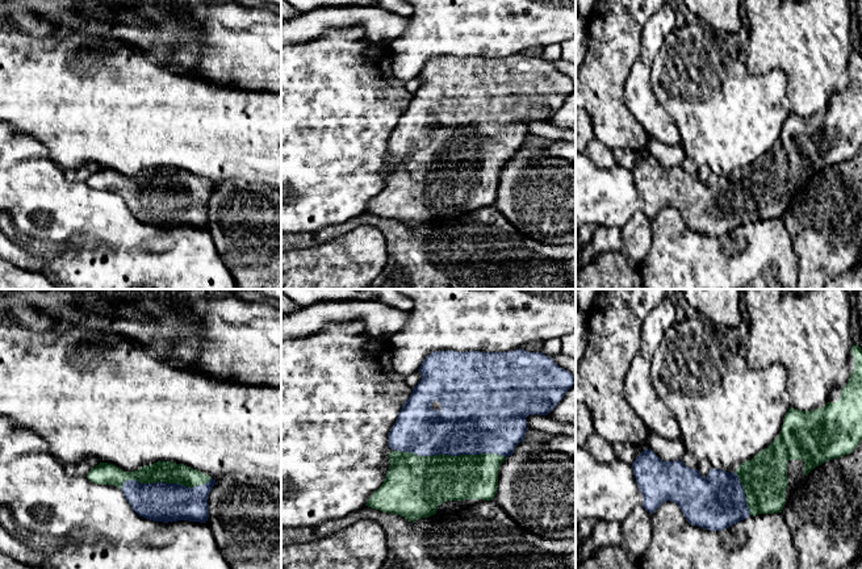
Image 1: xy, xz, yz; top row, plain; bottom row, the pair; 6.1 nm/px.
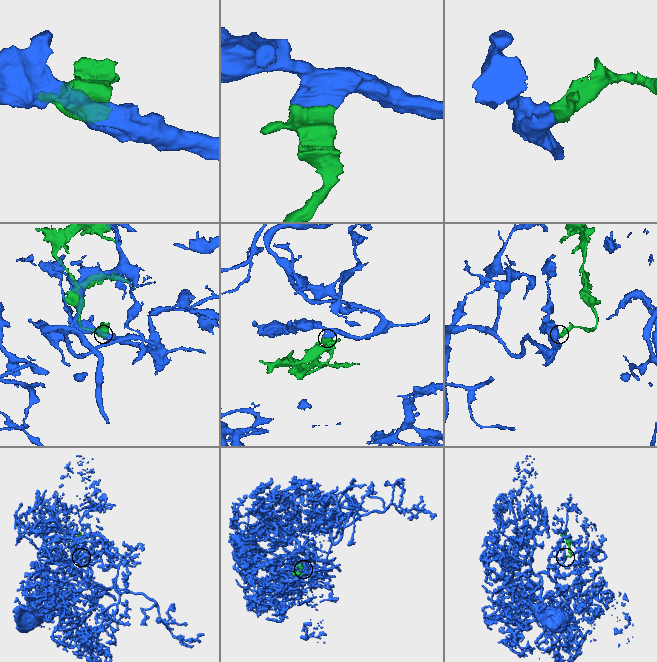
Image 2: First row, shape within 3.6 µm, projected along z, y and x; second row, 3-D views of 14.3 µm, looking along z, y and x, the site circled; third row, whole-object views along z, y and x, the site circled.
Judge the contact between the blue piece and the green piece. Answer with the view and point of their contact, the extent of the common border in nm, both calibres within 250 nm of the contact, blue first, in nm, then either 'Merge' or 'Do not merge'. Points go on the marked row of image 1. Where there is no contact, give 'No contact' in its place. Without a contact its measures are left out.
Touches blue at xz (450, 455). Shared border 700 nm. Thickness 400 nm (blue) against 340 nm. Merge

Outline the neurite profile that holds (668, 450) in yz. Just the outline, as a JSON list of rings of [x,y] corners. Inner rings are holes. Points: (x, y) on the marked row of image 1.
[[[649,432],[646,445],[662,460],[682,460],[687,452],[682,440],[664,439],[658,434]]]

